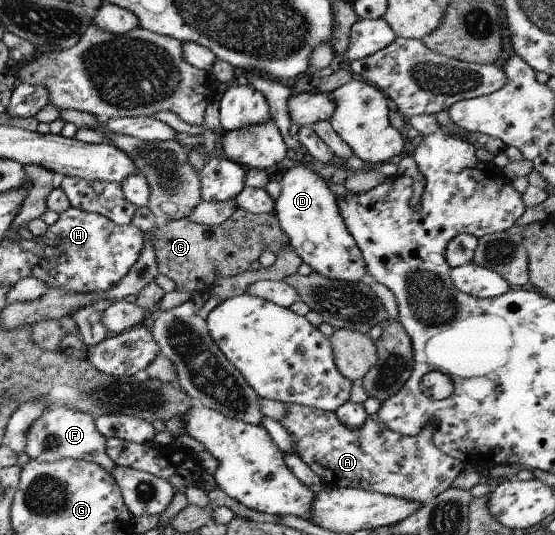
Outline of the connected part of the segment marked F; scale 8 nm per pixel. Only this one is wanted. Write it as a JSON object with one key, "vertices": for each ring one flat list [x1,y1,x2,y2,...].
{"vertices":[[64,405,46,409,28,427,24,453,30,457,30,460,36,460,40,463,52,463,53,461,62,460,95,463,110,475,110,471,114,469,115,465,106,453,106,439,96,431,94,420,87,413,64,407]]}

